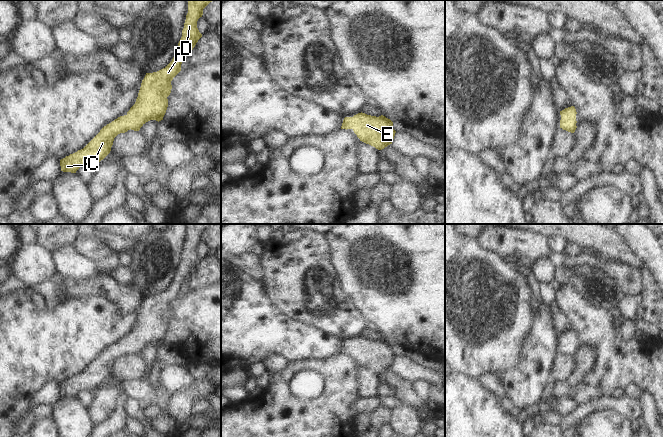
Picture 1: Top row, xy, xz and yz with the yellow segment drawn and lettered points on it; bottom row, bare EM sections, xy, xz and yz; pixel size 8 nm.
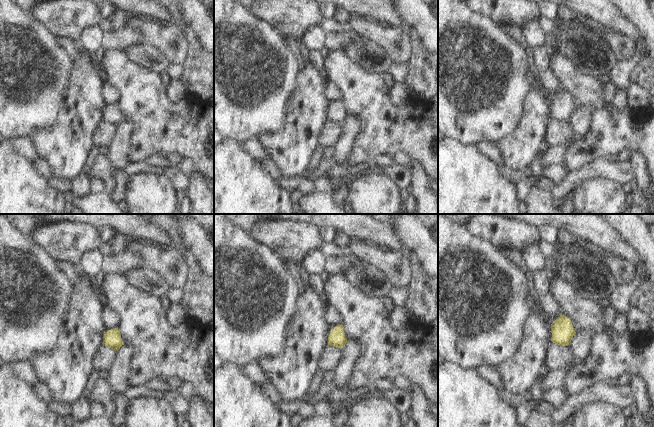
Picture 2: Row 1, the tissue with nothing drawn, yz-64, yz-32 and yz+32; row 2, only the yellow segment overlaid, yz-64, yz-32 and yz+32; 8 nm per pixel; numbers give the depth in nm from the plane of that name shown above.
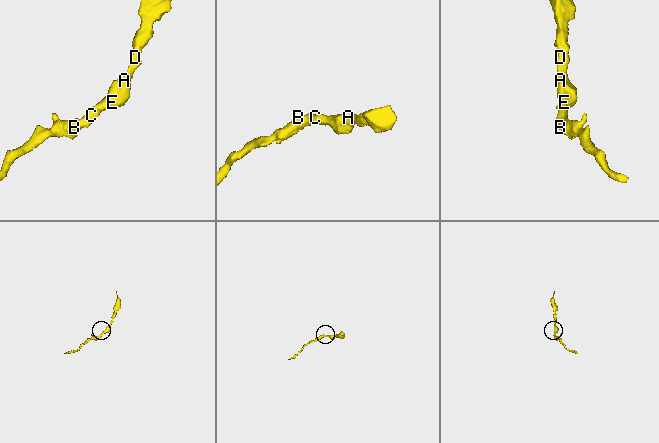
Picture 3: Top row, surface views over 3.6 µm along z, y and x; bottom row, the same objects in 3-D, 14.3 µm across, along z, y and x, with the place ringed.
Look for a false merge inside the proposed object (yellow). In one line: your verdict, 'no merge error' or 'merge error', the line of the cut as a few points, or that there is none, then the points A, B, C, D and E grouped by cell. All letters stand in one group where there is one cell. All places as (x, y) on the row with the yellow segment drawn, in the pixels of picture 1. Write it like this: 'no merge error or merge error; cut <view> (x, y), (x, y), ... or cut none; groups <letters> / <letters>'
no merge error; cut none; groups A B C D E

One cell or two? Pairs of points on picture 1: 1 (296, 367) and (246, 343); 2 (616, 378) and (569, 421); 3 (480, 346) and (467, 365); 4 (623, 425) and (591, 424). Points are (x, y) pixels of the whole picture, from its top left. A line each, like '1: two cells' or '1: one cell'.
1: two cells
2: two cells
3: one cell
4: one cell

